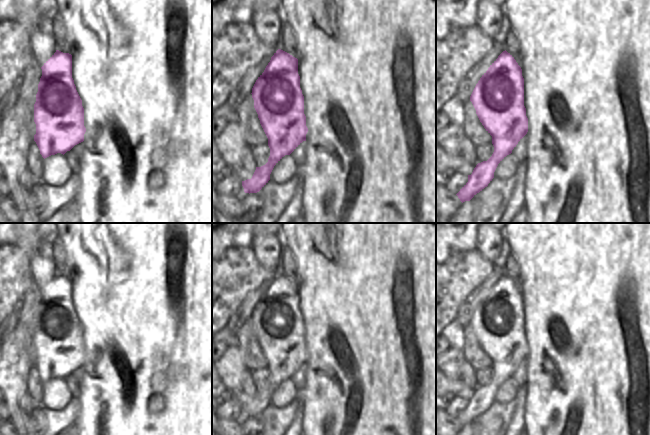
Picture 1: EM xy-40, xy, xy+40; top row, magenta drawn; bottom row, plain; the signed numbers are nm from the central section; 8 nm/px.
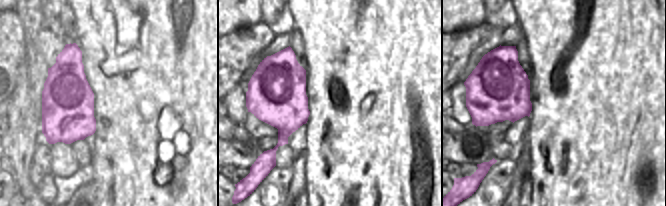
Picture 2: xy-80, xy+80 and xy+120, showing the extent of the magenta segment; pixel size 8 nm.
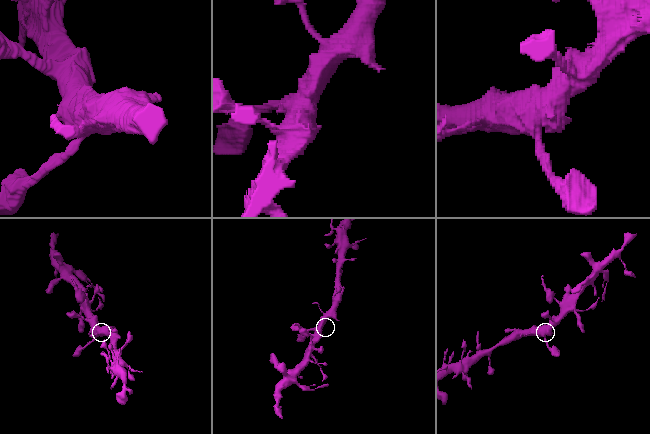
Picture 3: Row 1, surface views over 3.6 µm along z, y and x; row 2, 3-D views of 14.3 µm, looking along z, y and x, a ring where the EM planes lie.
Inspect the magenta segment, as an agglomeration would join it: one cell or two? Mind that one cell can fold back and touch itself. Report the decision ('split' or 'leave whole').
leave whole

